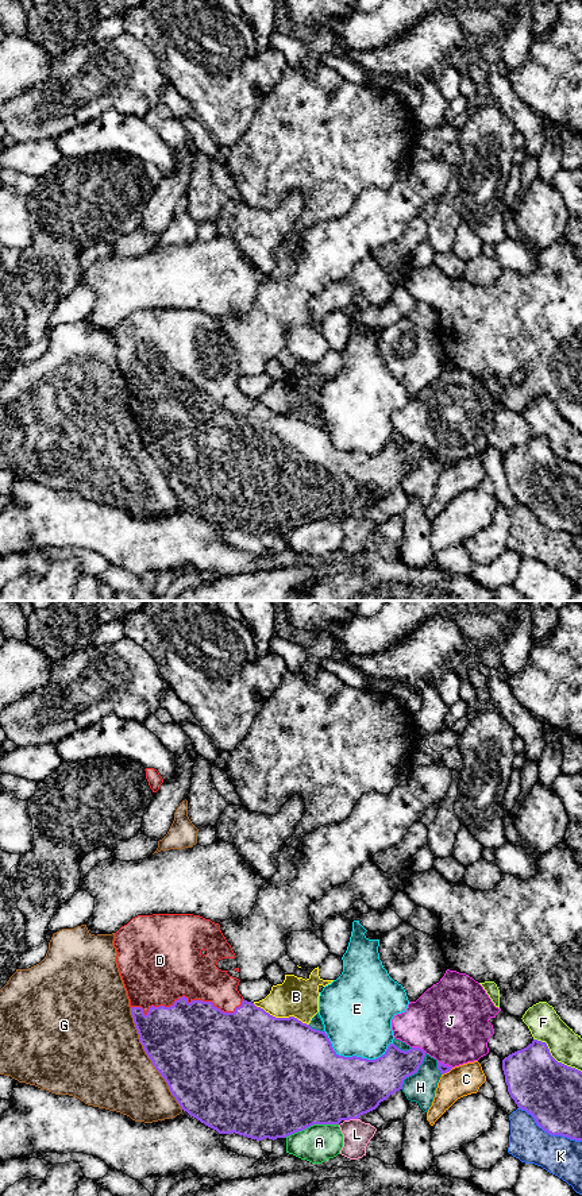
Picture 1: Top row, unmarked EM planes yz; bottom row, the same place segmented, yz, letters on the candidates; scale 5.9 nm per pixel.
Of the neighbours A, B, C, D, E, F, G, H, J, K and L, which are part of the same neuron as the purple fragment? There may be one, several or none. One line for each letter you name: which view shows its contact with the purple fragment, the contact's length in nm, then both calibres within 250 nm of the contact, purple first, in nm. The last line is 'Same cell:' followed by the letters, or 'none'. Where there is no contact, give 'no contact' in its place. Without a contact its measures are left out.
D: contact in yz; length 650 nm; calibres 460 and 440 nm
Same cell: D

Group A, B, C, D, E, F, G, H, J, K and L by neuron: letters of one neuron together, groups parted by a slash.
A / B F / C / D / E / G / H / J / K / L

